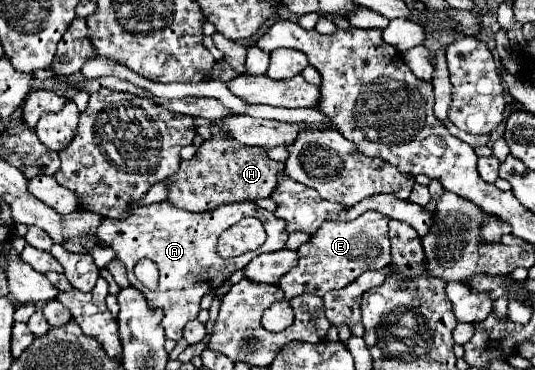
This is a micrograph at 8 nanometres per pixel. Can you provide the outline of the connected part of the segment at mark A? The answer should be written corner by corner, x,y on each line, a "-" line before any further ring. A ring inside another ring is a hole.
168,201
162,203
152,203
144,207
136,207
126,221
118,219
102,219
98,233
102,241
110,243
112,249
116,251
118,259
126,265
130,285
136,287
146,295
150,301
150,307
164,309
164,319
162,327
166,331
168,339
178,341
182,337
182,329
188,321
196,319
200,313
200,299
208,293
214,293
234,271
244,269
254,257
262,253
272,253
280,251
286,247
288,231
286,231
286,221
278,219
274,213
260,209
256,203
238,203
238,205
222,205
222,209
214,209
214,213
190,213
184,209
174,207
-
244,217
256,217
264,223
266,229
266,243
256,249
248,251
246,255
240,255
236,259
222,259
216,253
216,241
222,235
224,229
232,227
-
138,259
152,259
158,269
160,269
160,279
158,279
158,289
148,291
136,277
134,277
134,265

